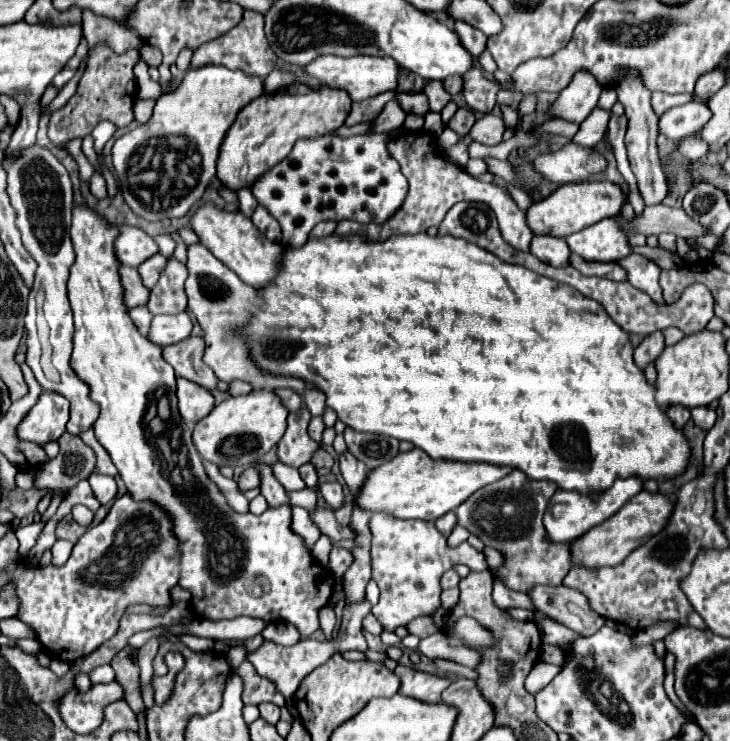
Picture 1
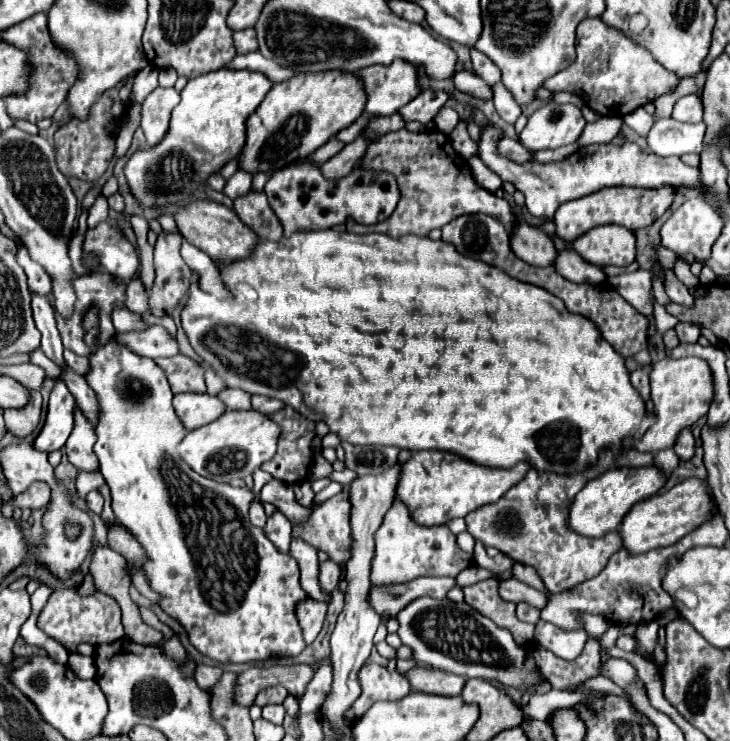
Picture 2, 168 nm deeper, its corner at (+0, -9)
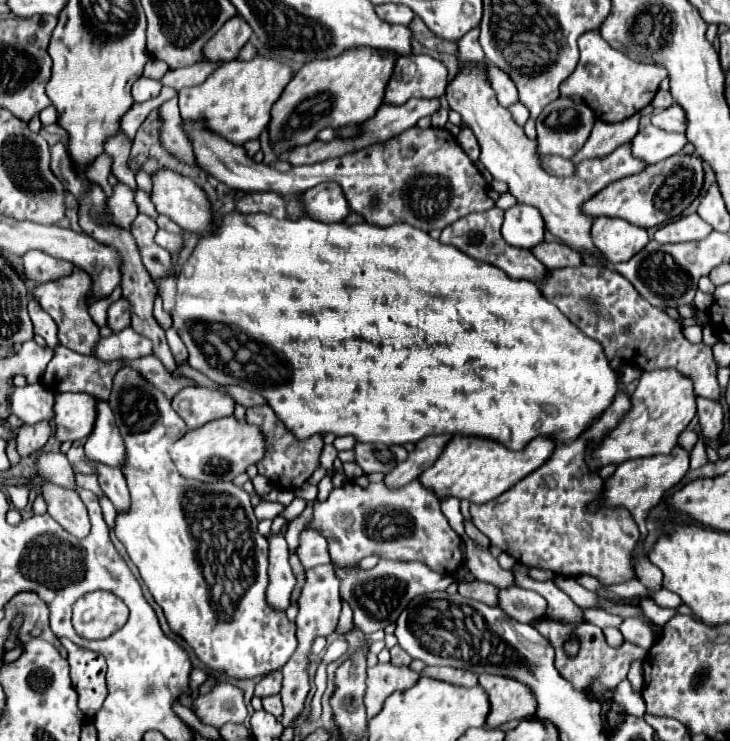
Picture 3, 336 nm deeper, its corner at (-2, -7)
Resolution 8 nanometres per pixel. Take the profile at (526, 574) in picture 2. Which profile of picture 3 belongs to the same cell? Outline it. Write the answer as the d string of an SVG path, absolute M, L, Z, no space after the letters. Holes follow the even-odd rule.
M622 680L622 682L616 686L614 702L620 704L620 706L624 706L630 714L634 714L634 716L638 716L638 718L644 718L646 706L644 706L644 702L642 702L642 696L636 694L636 692L632 692L628 680Z

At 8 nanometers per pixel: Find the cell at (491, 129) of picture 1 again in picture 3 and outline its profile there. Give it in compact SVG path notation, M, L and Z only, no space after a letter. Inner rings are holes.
M540 156L542 160L542 166L552 174L552 176L570 176L574 174L574 162L572 160L566 160L566 158L554 158L554 156Z

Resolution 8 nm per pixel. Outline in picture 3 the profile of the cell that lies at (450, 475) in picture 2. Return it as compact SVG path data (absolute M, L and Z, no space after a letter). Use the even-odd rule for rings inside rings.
M452 438L444 448L444 452L440 454L440 458L420 474L420 482L432 488L440 500L456 496L460 500L466 498L468 502L474 504L486 504L504 494L524 476L540 468L552 456L554 448L556 448L554 438L534 438L520 452L506 450L504 446L498 446L498 442L490 438Z

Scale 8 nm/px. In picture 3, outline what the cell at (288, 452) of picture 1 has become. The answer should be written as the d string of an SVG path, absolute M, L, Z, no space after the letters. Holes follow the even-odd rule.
M268 404L246 408L246 422L250 422L252 426L258 426L266 438L266 446L268 446L266 458L262 458L262 462L258 462L256 466L258 466L258 472L266 476L272 484L296 490L312 476L314 470L320 468L320 454L324 448L322 436L312 436L308 442L298 442L294 434L276 418L274 410Z

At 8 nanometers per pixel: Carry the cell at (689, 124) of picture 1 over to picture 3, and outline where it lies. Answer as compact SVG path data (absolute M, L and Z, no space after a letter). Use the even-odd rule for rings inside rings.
M656 126L642 128L632 140L632 154L646 164L656 164L678 154L686 144L686 134L670 134Z

